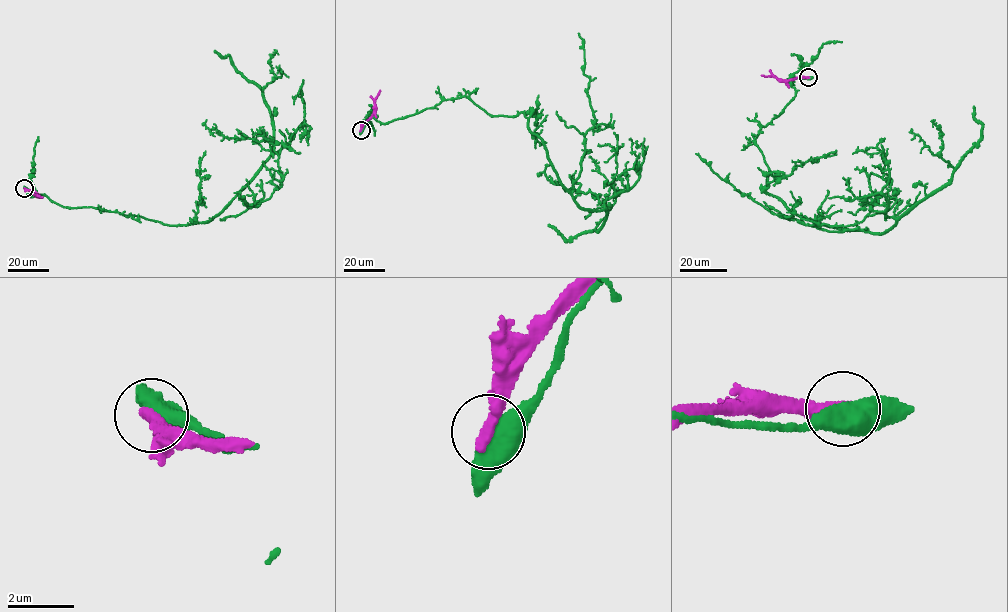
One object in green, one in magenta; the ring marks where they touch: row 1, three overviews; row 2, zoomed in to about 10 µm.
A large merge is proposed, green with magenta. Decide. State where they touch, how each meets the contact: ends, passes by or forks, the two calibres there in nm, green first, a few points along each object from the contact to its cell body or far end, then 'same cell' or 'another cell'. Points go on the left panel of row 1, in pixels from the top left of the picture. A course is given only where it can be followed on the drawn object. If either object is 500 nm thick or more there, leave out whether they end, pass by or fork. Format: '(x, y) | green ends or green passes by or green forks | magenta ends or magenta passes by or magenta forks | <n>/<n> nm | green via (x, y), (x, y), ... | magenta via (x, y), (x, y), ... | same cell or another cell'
(24, 188) | 600/400 nm | green via (25, 188), (63, 207), (169, 225), (211, 220), (270, 155), (273, 126), (259, 87), (229, 55), (214, 50) | magenta via (25, 188), (42, 197) | another cell

